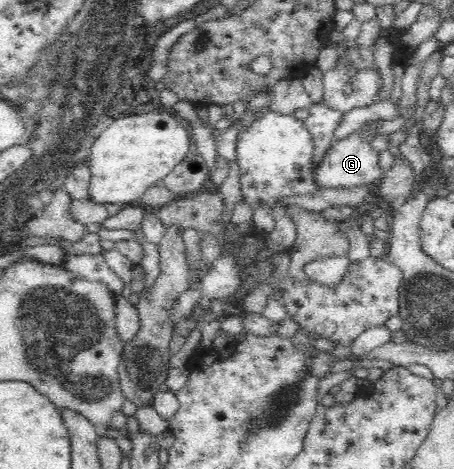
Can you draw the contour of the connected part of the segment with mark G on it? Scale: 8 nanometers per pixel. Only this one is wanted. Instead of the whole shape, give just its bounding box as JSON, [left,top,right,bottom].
[315,121,384,188]

